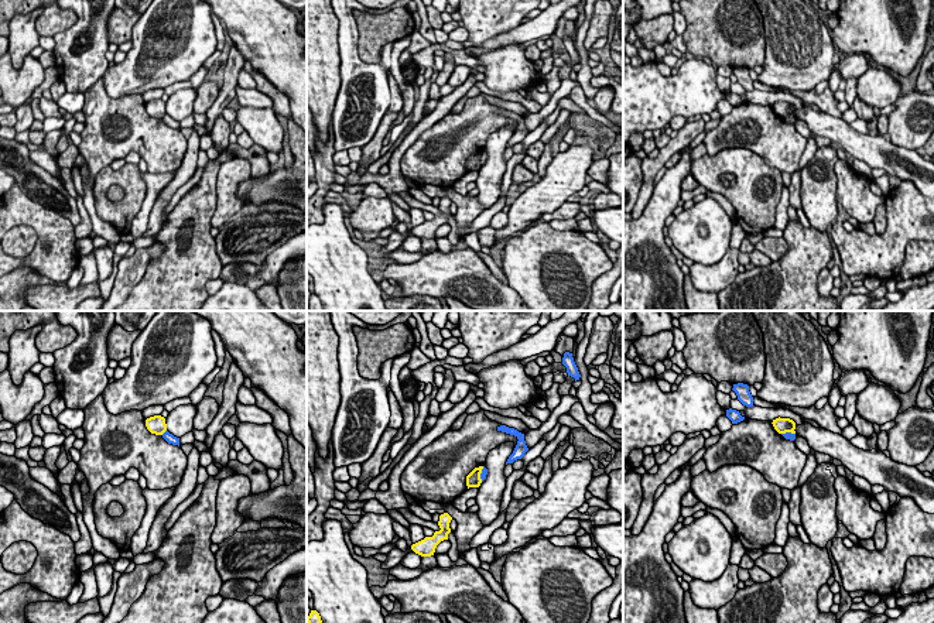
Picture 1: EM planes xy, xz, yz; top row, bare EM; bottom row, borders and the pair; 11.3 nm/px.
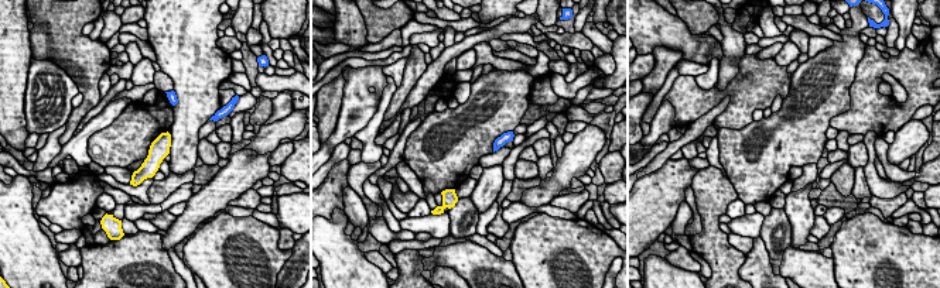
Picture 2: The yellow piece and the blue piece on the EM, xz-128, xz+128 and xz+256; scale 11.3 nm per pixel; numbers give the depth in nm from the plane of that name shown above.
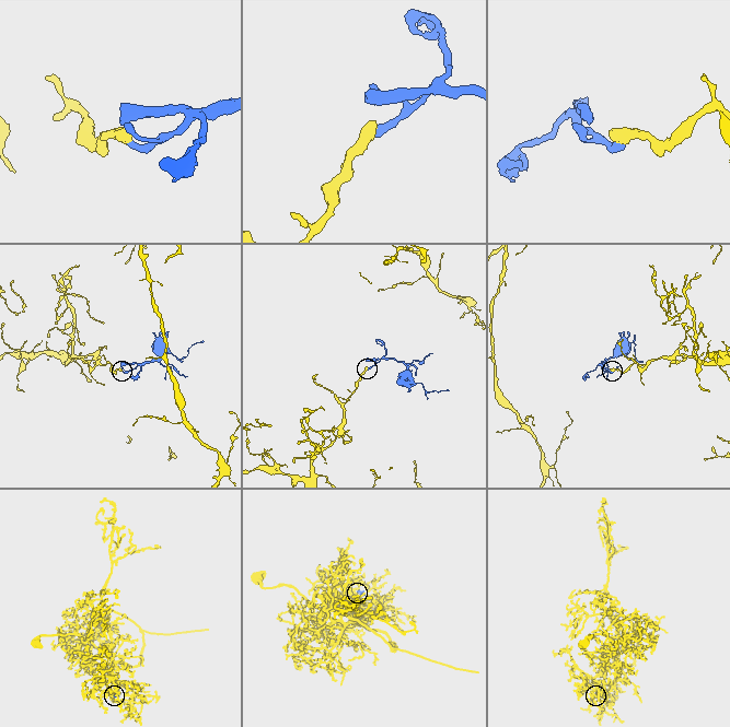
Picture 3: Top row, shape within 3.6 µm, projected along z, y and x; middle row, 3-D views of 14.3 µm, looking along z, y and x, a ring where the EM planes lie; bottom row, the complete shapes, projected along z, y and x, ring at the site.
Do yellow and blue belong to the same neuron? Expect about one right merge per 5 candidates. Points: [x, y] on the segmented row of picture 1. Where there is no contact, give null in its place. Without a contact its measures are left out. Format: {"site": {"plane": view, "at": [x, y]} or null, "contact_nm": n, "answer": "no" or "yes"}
{"site": {"plane": "xy", "at": [163, 432]}, "contact_nm": 80, "answer": "no"}

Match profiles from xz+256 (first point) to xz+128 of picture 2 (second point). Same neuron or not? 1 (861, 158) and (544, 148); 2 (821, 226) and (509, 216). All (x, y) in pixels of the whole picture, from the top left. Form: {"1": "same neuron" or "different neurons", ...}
{"1": "same neuron", "2": "different neurons"}

